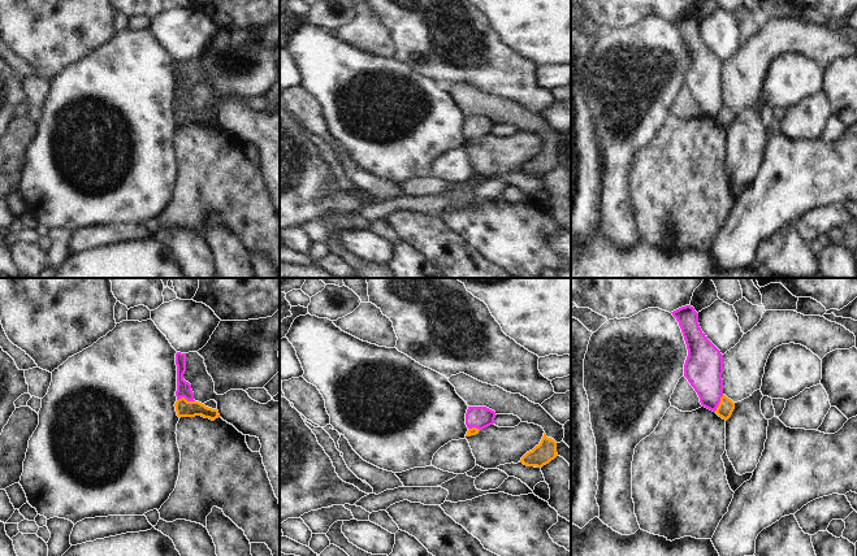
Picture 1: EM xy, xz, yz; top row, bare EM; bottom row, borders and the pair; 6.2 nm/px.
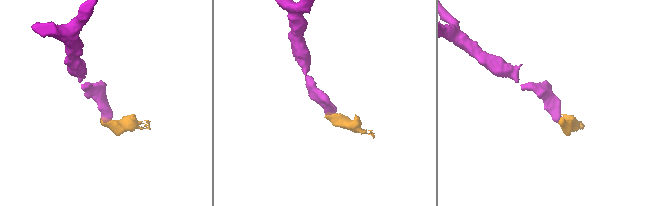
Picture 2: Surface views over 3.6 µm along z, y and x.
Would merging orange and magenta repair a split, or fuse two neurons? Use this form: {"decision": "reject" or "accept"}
{"decision": "reject"}

